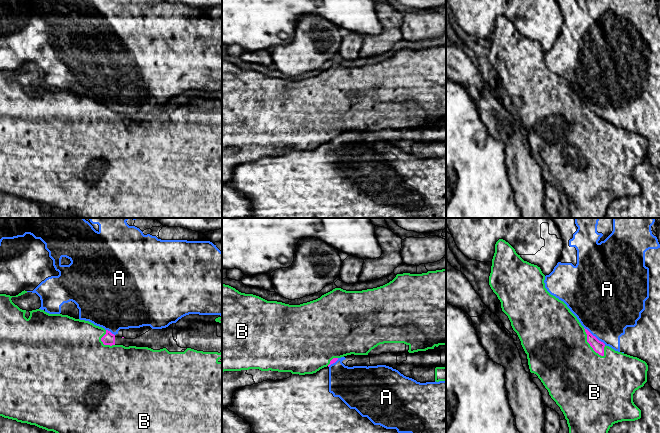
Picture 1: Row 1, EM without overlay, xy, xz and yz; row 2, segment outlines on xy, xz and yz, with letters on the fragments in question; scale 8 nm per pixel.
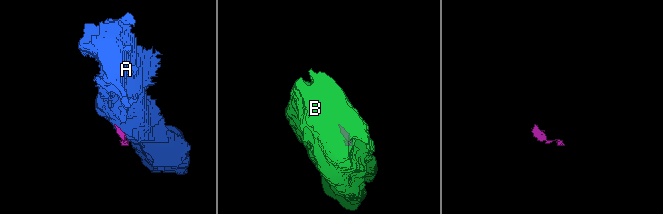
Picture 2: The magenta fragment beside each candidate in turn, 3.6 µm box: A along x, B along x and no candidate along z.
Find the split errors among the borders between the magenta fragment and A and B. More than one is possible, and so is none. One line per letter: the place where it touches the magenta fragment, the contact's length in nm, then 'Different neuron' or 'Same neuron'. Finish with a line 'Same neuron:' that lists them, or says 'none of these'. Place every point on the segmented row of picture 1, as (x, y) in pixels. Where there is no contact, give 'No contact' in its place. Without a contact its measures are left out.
A: Touches magenta at yz (594, 336). Shared border 220 nm. Different neuron
B: Touches magenta at yz (589, 343). Shared border 280 nm. Same neuron
Same neuron: B

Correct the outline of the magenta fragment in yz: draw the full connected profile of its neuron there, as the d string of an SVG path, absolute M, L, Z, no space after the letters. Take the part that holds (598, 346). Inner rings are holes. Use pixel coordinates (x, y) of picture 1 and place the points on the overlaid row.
M499 239L496 242L489 285L521 341L527 354L530 372L538 376L551 398L560 407L567 420L569 433L608 433L615 423L640 419L641 410L634 404L633 394L647 382L647 363L615 351L599 341L581 325L563 301L547 291L544 280L545 275L540 267L524 261L505 240Z

